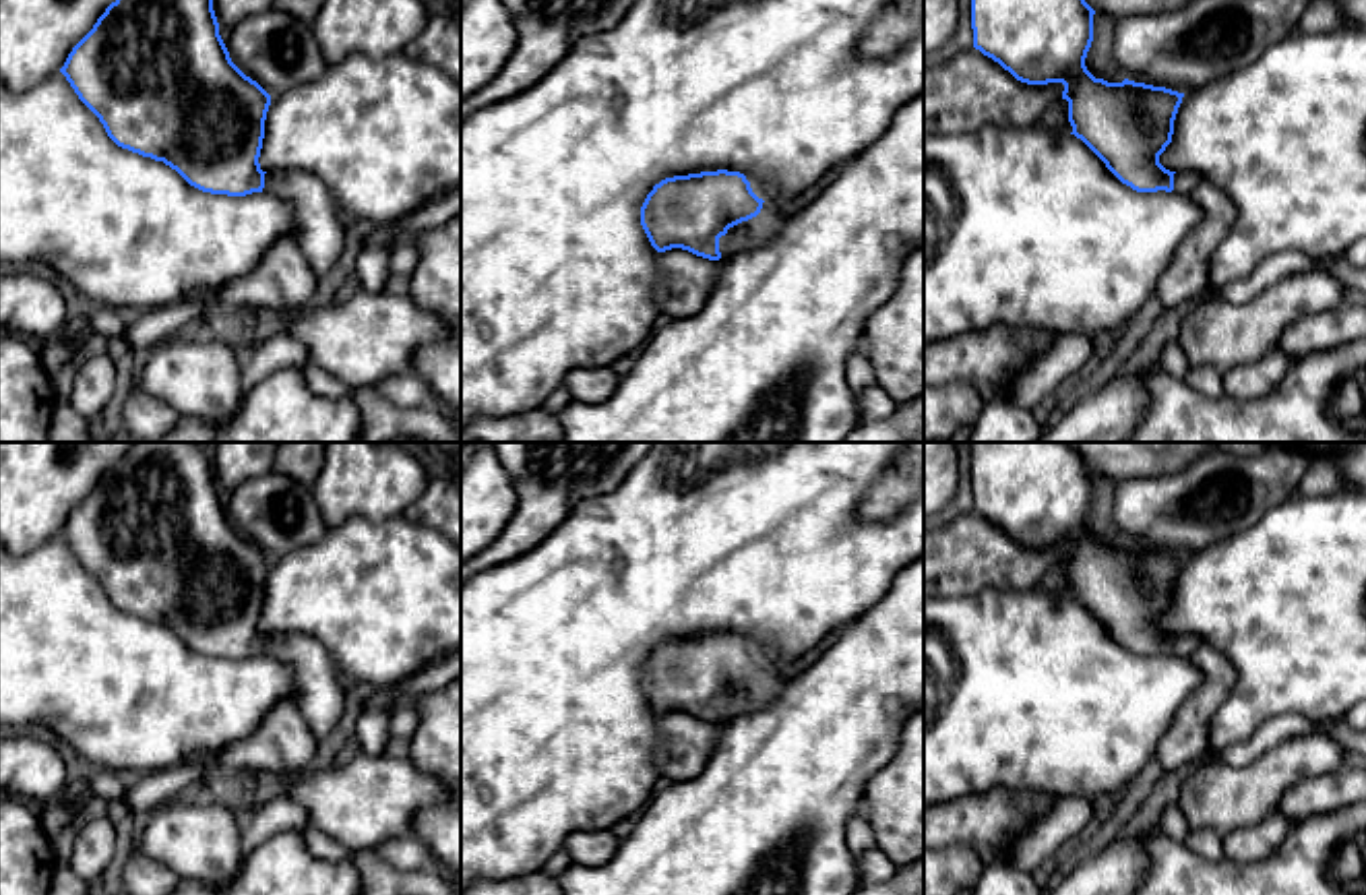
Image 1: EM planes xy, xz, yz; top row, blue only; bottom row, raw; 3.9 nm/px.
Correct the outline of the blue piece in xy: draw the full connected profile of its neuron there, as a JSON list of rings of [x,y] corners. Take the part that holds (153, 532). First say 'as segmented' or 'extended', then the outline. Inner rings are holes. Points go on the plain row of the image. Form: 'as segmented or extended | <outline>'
extended | [[[132,442],[72,511],[60,535],[118,610],[163,624],[203,655],[271,655],[289,663],[293,701],[310,732],[324,748],[339,738],[345,680],[314,637],[260,632],[271,558],[231,525],[205,442]]]

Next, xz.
extended | [[[740,635],[665,641],[641,670],[641,688],[657,715],[672,711],[719,723],[767,709],[781,692],[779,672],[758,661]]]

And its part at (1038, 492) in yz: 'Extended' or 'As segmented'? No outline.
Extended

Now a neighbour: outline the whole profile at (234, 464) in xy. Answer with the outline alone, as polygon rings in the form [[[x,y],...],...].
[[[215,442],[213,473],[219,488],[236,486],[275,469],[279,442]]]

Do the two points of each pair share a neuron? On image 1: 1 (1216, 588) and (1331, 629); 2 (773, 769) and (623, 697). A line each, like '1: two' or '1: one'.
1: one
2: two

